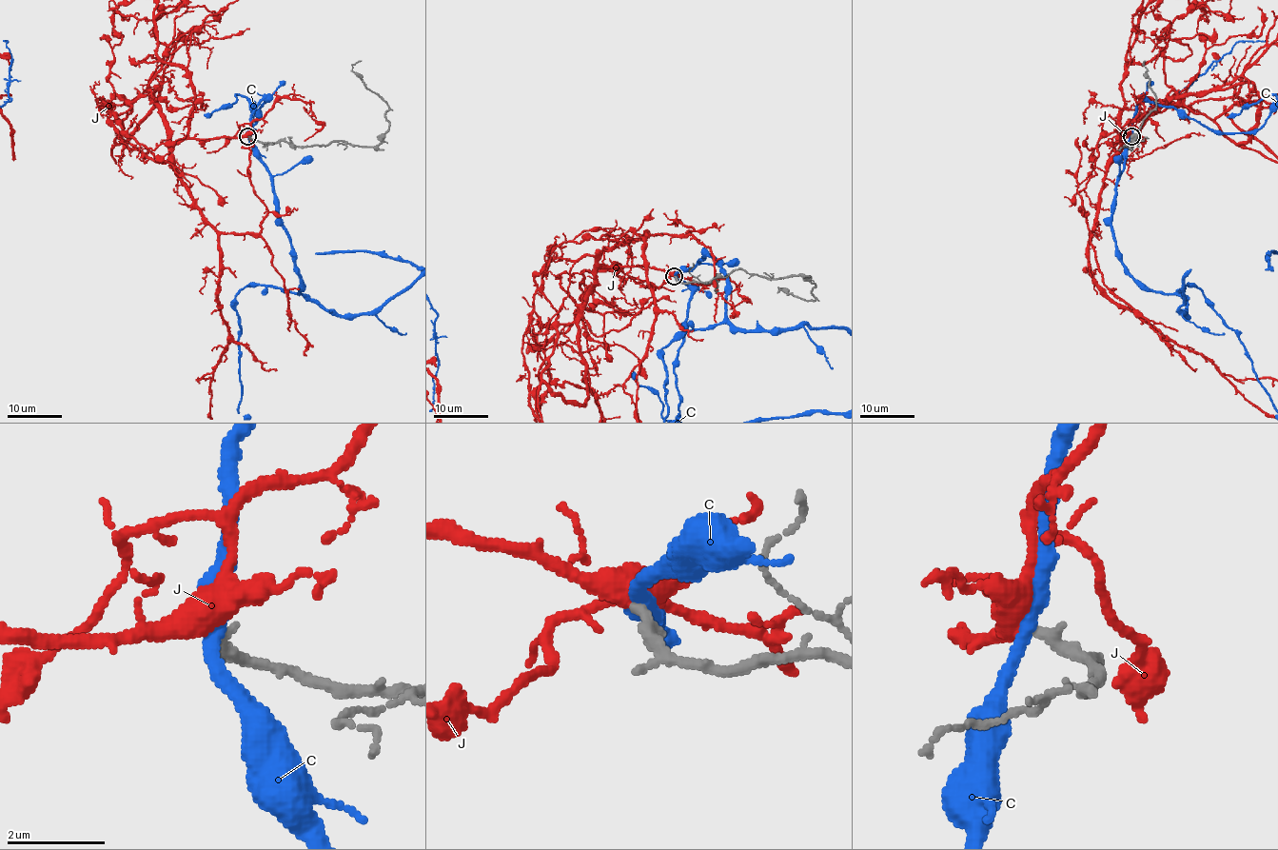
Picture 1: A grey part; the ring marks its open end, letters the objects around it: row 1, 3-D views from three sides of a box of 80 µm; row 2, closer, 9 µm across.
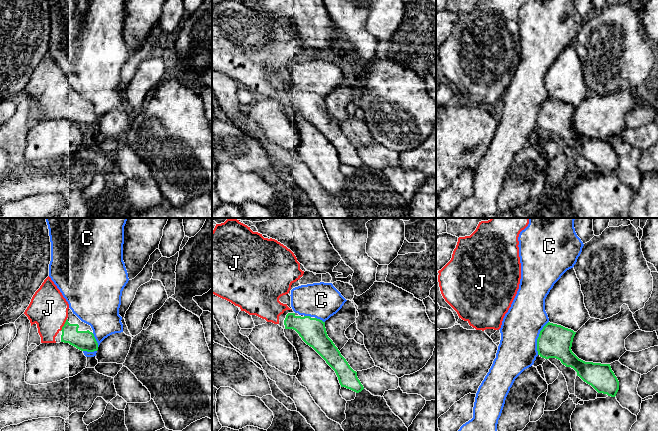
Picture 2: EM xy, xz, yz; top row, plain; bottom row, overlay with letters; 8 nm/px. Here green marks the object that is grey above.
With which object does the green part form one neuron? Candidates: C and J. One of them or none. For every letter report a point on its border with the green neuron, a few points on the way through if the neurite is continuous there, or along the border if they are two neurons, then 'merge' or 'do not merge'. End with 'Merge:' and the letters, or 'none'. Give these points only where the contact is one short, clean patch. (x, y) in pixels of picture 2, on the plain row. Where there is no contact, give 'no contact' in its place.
C: yz (538, 114) | along yz (548, 97), (540, 107), (537, 115), (537, 130) | do not merge
J: xy (64, 101) | merge
Merge: J

